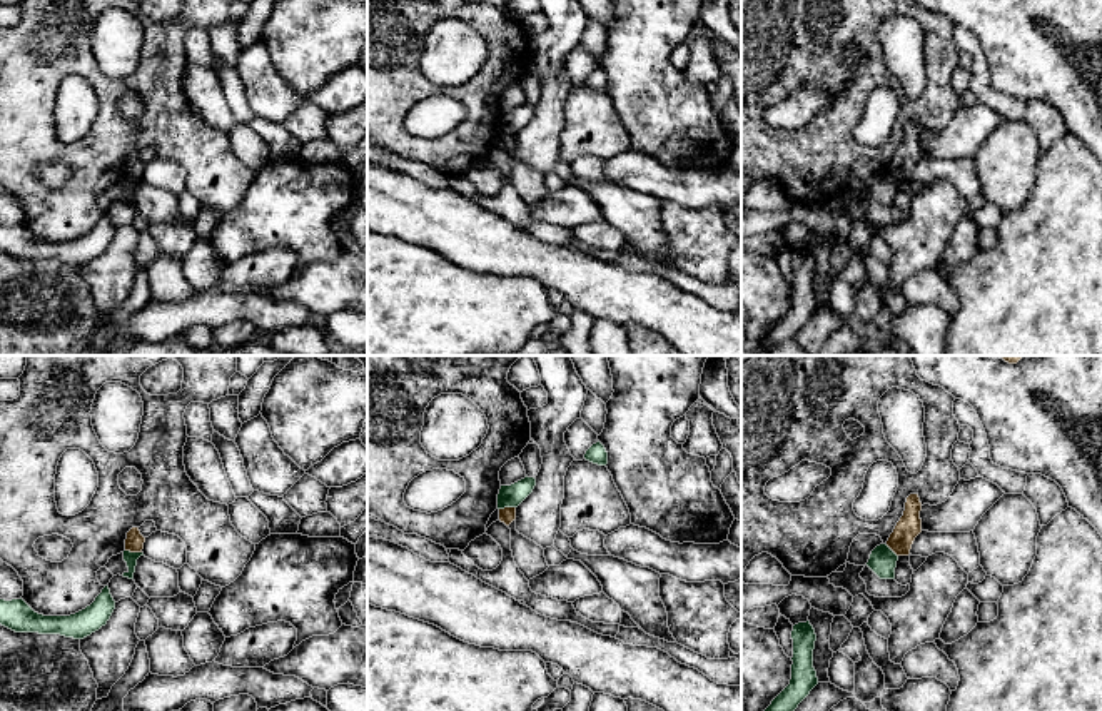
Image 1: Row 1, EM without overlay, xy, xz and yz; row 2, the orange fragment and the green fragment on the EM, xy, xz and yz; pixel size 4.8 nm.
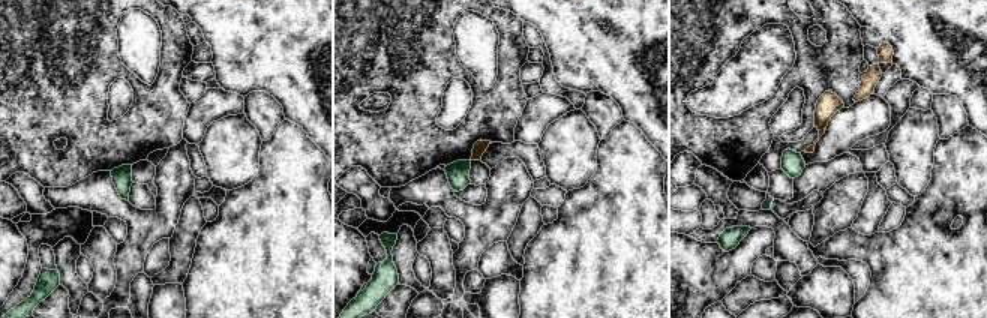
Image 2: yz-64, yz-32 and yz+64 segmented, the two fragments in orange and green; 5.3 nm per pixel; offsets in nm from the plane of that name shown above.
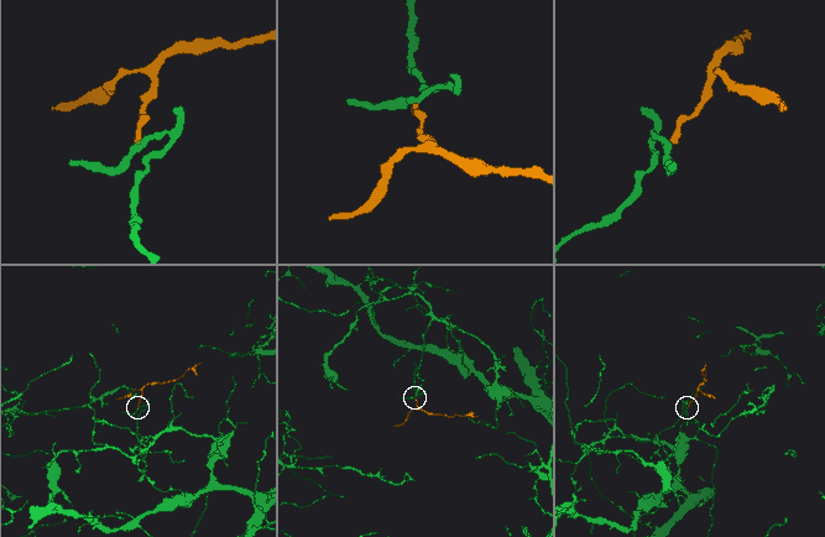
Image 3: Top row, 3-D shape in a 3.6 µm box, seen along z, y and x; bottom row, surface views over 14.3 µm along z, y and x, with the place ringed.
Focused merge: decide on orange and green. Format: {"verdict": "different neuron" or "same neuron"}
{"verdict": "different neuron"}

